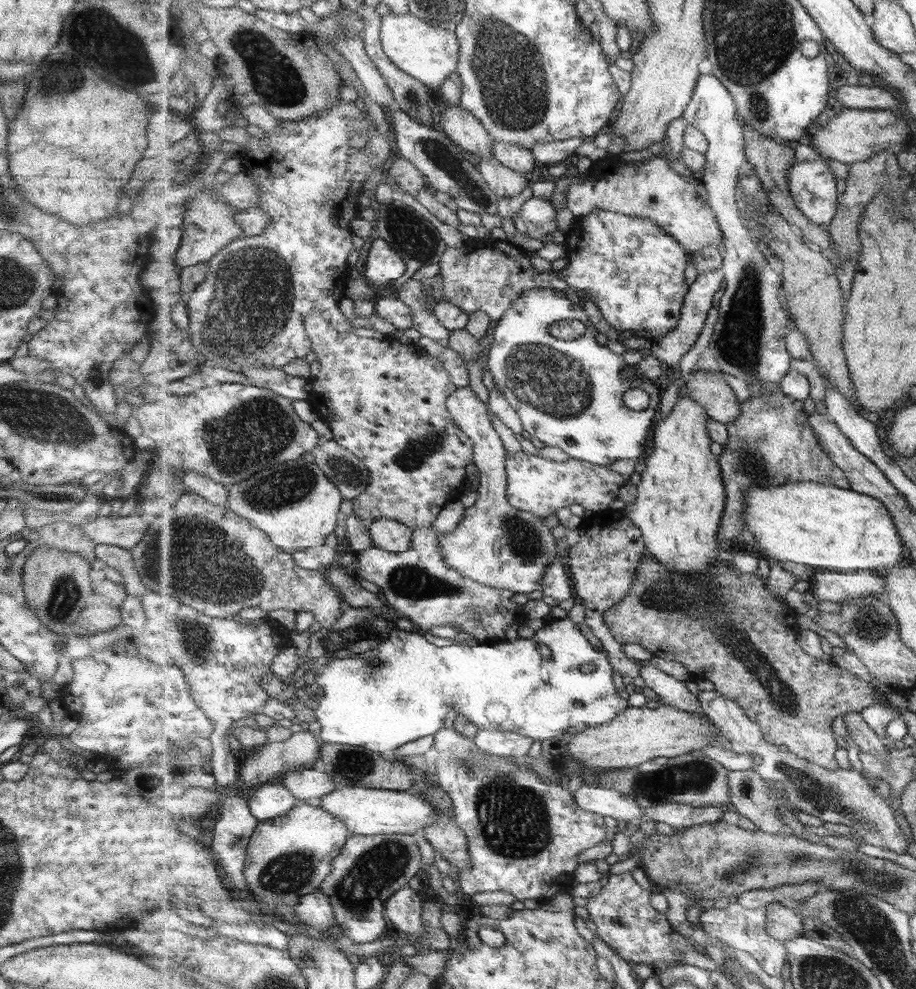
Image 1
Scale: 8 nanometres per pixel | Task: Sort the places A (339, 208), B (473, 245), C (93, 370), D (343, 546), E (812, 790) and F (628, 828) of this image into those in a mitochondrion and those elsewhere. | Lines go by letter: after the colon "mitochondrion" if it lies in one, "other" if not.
A: other
B: other
C: mitochondrion
D: other
E: mitochondrion
F: other

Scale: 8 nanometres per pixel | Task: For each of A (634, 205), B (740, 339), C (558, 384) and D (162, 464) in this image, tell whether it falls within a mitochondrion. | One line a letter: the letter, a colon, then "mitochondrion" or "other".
A: other
B: mitochondrion
C: mitochondrion
D: other

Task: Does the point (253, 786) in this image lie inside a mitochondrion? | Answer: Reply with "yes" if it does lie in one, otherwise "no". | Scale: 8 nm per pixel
no

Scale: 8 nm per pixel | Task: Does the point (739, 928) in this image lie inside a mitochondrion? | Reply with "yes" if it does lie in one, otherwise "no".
no

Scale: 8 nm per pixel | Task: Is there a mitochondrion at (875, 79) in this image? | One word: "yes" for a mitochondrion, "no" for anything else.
no

